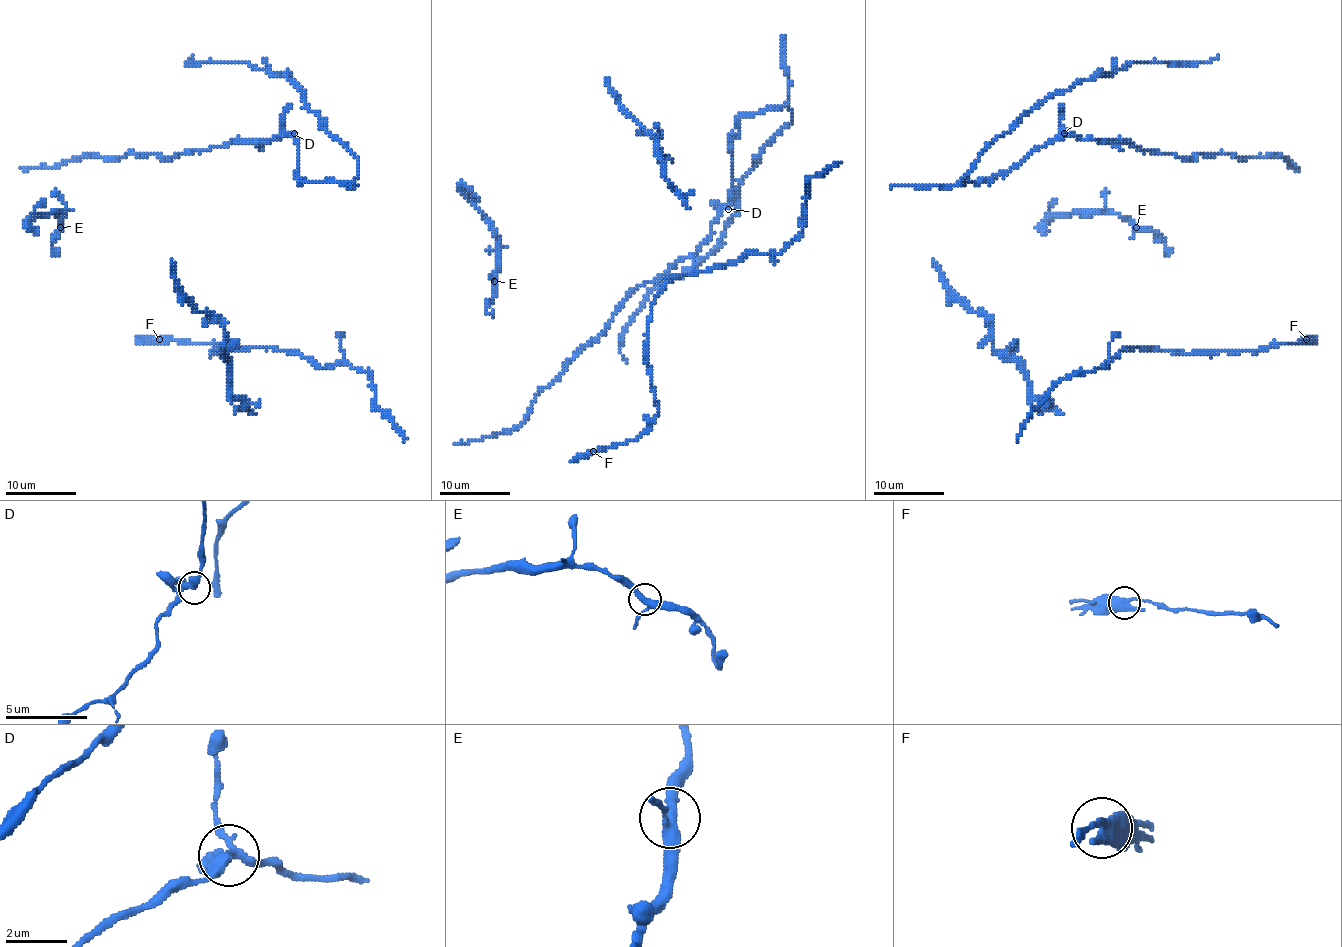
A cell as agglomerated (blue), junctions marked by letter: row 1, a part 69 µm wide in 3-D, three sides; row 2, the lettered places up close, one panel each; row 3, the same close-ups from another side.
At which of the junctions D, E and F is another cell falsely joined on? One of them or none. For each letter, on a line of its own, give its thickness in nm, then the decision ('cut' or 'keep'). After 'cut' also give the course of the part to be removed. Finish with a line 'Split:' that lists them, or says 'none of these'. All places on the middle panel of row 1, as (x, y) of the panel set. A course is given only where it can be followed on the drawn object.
D: 300 nm | keep
E: 320 nm | keep
F: 320 nm | cut | (592, 452), (569, 462)
Split: F

